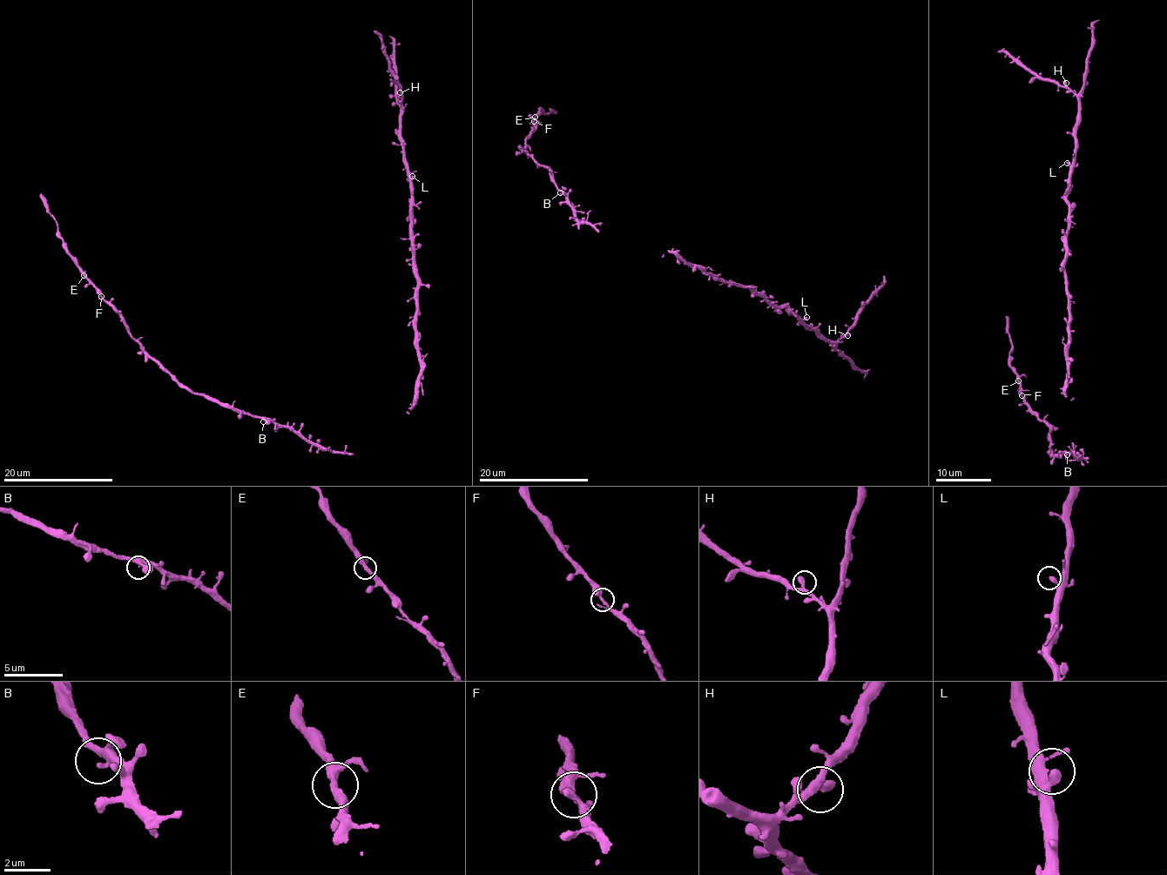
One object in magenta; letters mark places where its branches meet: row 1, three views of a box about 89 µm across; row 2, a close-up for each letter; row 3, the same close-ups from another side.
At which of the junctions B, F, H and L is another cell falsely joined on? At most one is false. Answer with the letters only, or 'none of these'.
none of these

